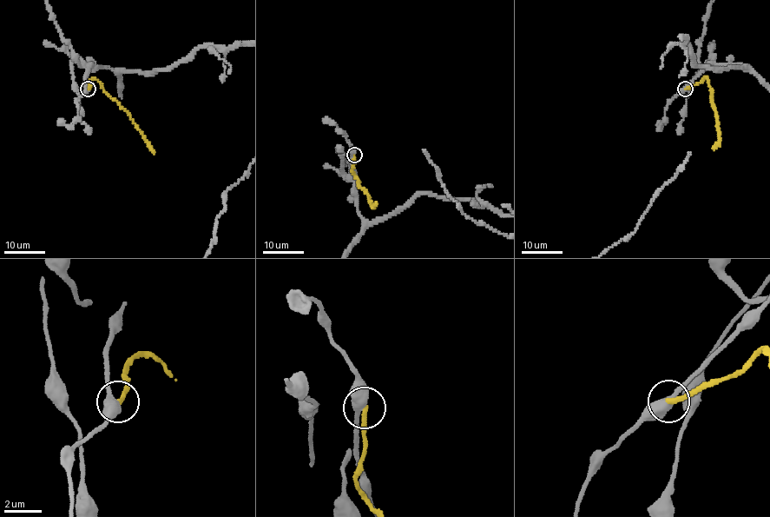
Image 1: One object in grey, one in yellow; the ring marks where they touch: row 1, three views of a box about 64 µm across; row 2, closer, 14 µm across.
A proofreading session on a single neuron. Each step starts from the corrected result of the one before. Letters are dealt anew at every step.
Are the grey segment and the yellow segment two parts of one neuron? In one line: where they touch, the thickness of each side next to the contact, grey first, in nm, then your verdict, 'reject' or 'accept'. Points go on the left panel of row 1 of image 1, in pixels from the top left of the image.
place (88, 89); calibres 480 and 240 nm; reject

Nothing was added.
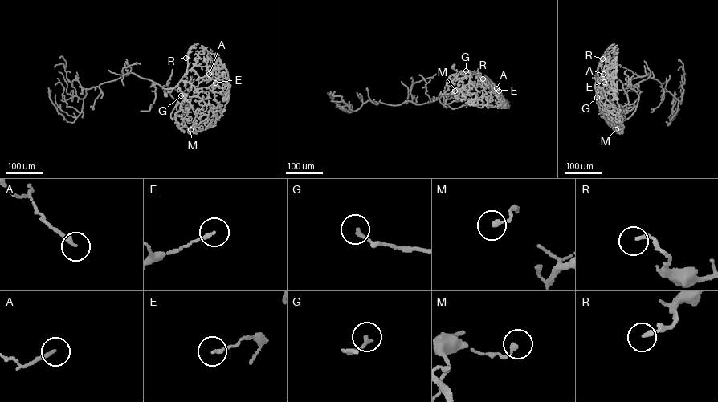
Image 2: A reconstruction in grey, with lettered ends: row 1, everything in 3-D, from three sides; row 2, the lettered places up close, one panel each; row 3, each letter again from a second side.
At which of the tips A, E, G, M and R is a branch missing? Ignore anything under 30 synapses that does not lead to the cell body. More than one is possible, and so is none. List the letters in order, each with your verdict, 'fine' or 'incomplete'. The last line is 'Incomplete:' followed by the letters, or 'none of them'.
A: fine
E: fine
G: fine
M: fine
R: fine
Incomplete: none of them

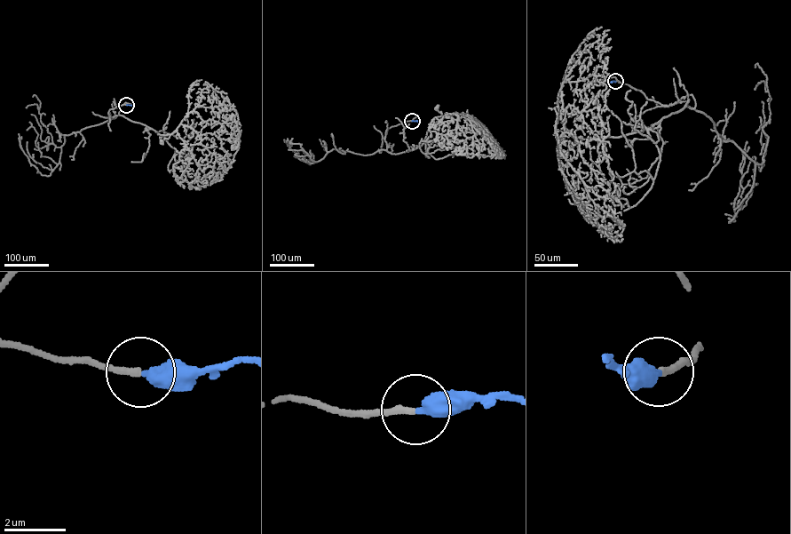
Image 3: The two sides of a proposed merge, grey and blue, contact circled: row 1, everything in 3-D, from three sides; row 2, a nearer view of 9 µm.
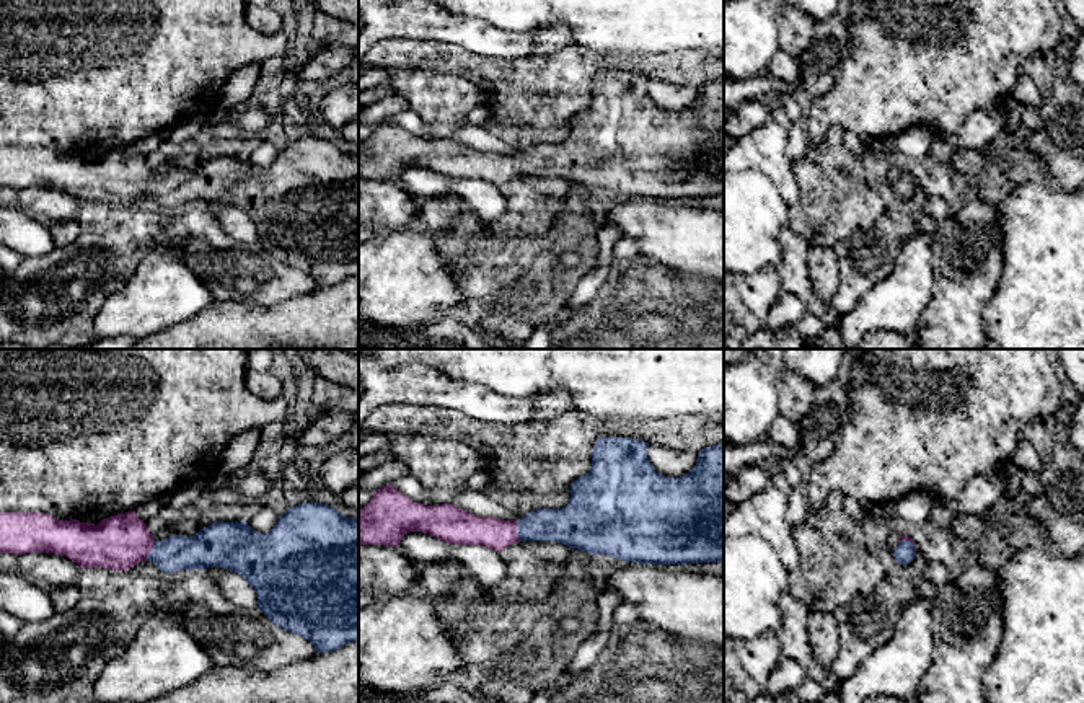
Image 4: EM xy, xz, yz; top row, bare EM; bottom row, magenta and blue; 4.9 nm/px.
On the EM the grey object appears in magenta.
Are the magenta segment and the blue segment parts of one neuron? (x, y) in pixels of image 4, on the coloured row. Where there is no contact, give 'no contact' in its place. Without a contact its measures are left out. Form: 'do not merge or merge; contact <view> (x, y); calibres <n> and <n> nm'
merge; contact xy (152, 550); calibres 280 and 180 nm

